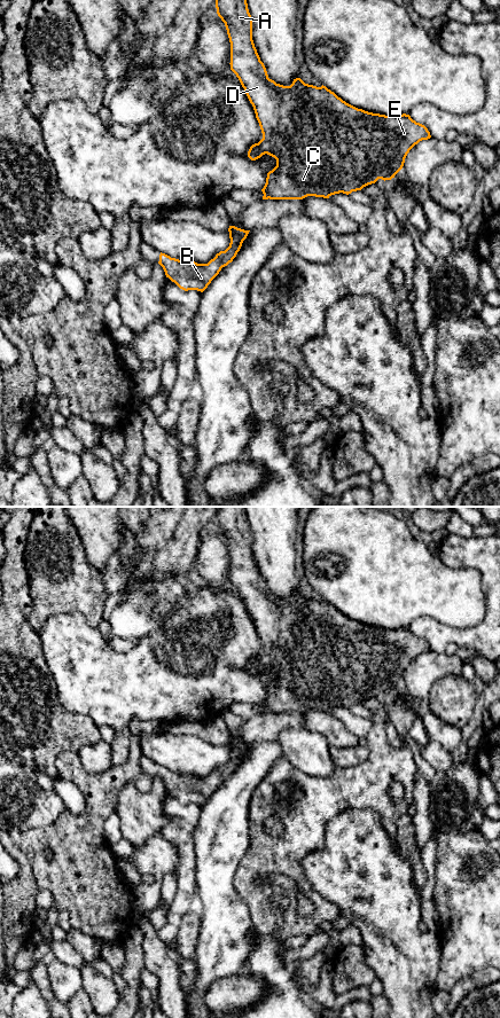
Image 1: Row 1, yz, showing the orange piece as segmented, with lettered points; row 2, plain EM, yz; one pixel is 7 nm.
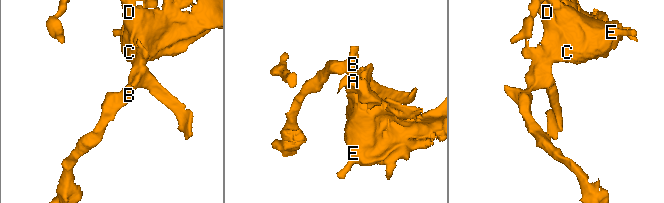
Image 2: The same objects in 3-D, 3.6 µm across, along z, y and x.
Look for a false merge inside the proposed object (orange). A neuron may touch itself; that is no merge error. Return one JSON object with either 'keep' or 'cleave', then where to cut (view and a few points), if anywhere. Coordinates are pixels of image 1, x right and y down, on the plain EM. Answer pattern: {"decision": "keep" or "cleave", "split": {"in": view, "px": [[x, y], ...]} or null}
{"decision": "keep", "split": null}

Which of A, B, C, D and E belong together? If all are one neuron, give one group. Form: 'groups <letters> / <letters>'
groups A B C D E

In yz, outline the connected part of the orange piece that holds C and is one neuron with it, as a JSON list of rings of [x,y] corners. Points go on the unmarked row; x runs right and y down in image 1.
[[[219,507],[216,512],[217,527],[225,537],[231,556],[231,584],[239,592],[253,620],[263,652],[250,660],[251,674],[267,667],[276,673],[276,680],[267,687],[261,703],[263,713],[303,713],[307,710],[329,712],[335,707],[351,707],[375,697],[378,692],[391,694],[403,682],[409,664],[422,653],[431,651],[428,642],[416,636],[409,628],[385,629],[358,622],[326,600],[305,597],[300,592],[290,600],[276,597],[268,592],[252,554],[252,533],[245,507]]]

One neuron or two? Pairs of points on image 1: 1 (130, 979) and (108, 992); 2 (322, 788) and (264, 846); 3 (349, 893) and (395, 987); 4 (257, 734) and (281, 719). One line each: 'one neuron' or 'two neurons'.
1: two neurons
2: one neuron
3: one neuron
4: one neuron

